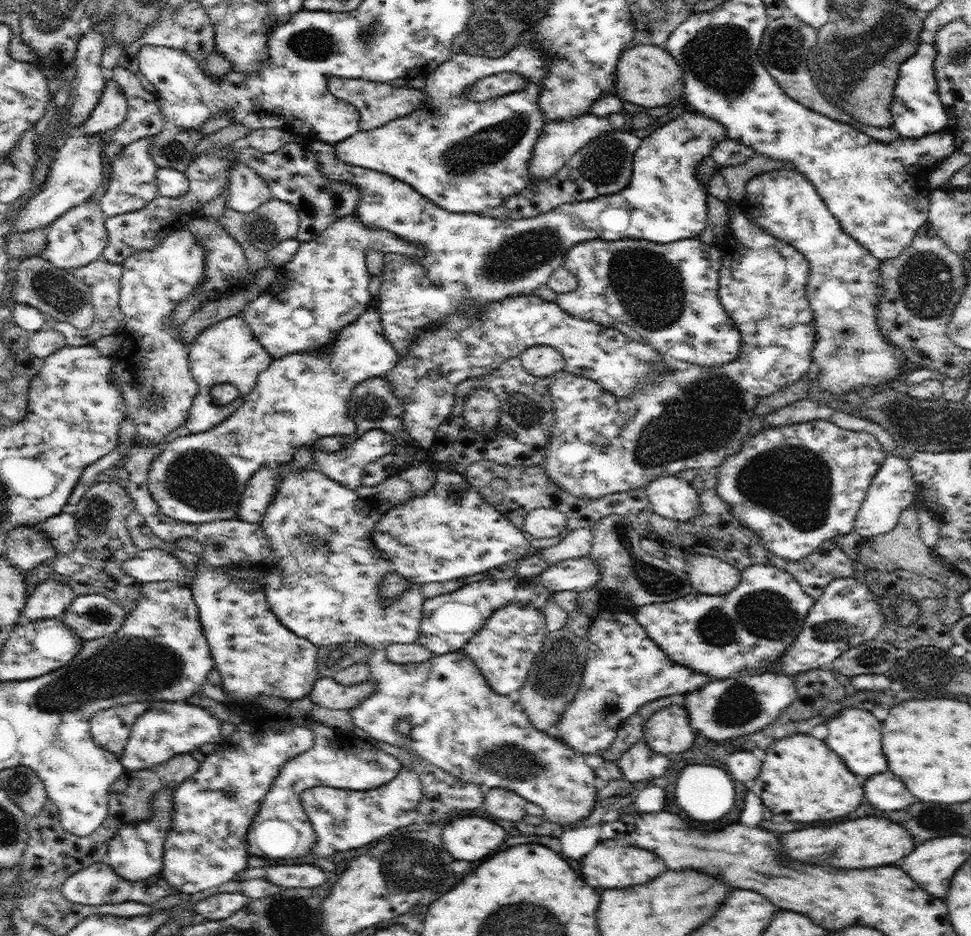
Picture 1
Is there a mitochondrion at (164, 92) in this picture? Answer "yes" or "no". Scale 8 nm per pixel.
no

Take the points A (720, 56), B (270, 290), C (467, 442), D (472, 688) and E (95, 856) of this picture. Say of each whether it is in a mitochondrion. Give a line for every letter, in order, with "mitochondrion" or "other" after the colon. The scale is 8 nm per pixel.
A: mitochondrion
B: other
C: other
D: other
E: other

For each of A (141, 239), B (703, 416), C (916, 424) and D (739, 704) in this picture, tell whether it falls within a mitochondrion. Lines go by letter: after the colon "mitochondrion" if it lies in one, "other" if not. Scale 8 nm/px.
A: mitochondrion
B: mitochondrion
C: mitochondrion
D: mitochondrion

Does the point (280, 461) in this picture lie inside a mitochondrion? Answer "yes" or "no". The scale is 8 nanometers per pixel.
no

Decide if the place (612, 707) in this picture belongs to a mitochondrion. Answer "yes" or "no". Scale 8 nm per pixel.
yes

